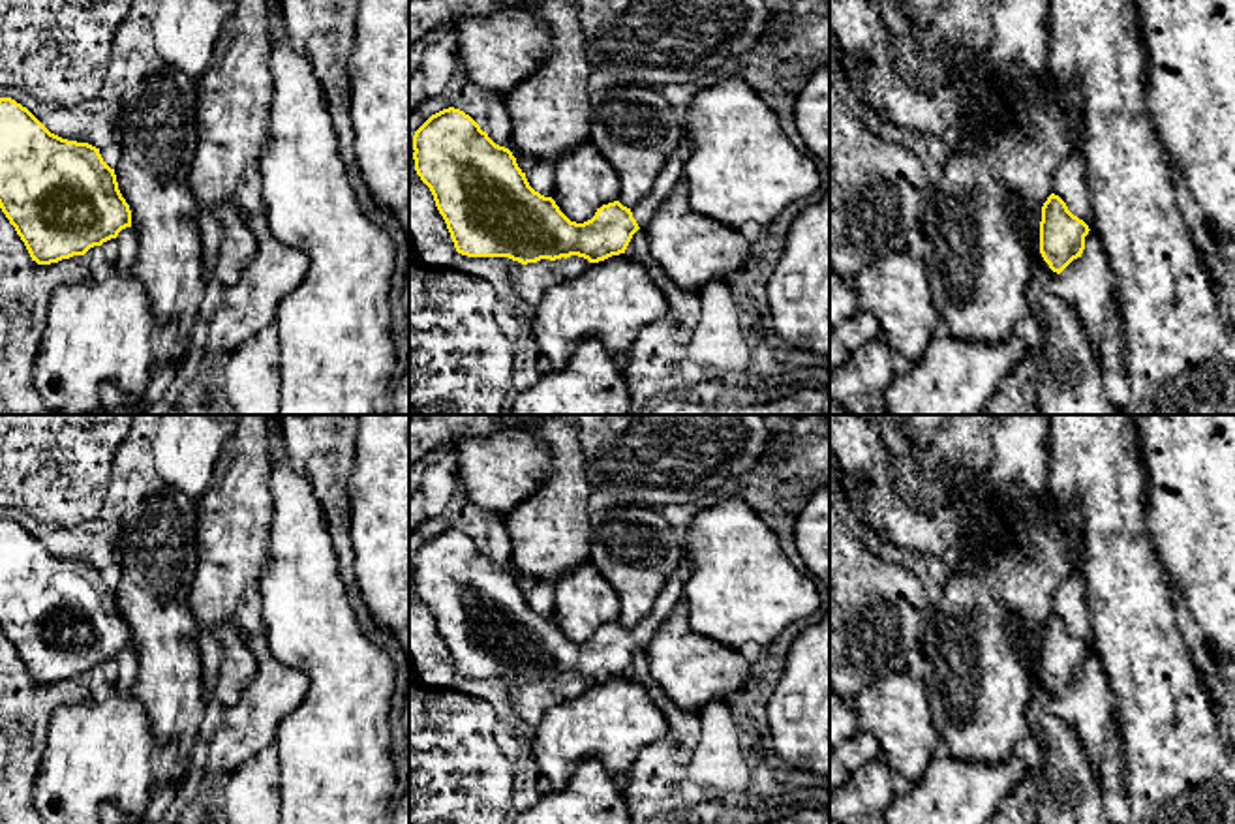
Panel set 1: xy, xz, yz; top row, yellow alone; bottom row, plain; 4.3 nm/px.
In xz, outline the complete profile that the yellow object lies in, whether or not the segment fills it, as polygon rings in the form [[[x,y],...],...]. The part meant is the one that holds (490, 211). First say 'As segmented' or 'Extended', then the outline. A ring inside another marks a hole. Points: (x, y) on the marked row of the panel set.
Extended. [[[449,107],[432,114],[413,135],[415,171],[430,188],[454,248],[467,257],[509,257],[522,265],[541,259],[578,255],[589,263],[625,253],[633,235],[644,229],[683,180],[683,169],[693,152],[693,137],[683,135],[674,154],[663,165],[649,193],[627,208],[619,201],[602,205],[584,223],[571,221],[552,197],[535,191],[516,158],[496,145],[464,111]]]

